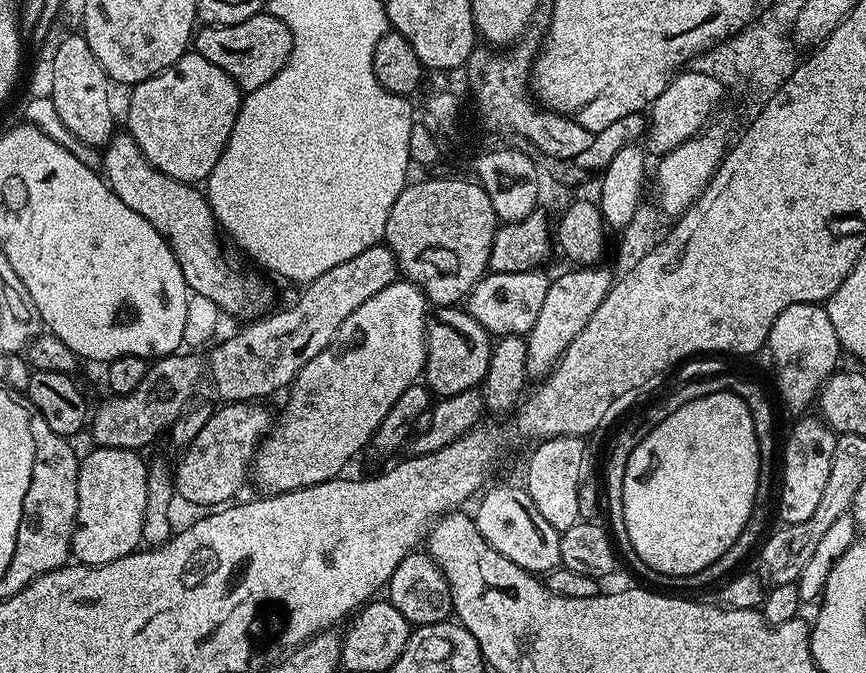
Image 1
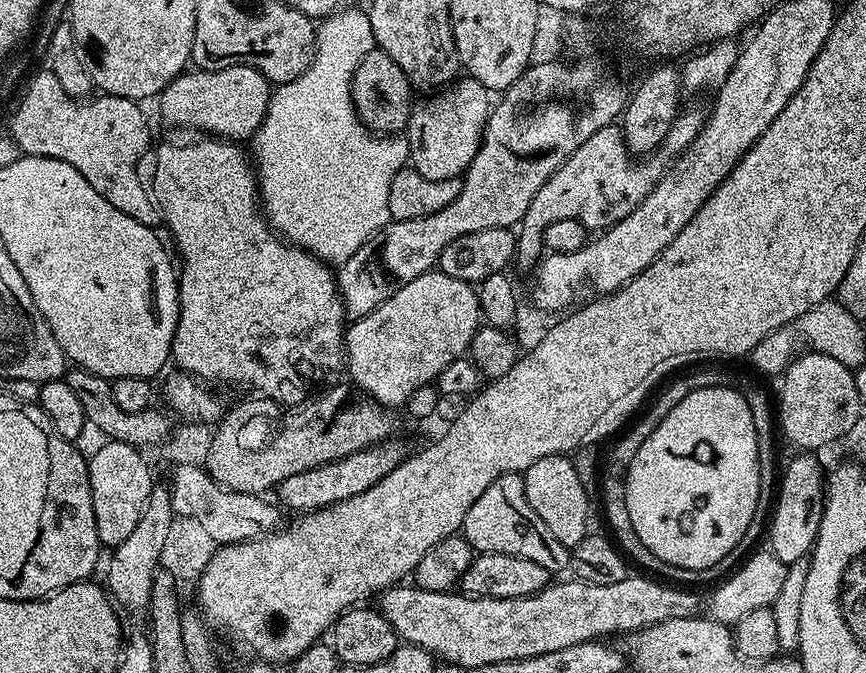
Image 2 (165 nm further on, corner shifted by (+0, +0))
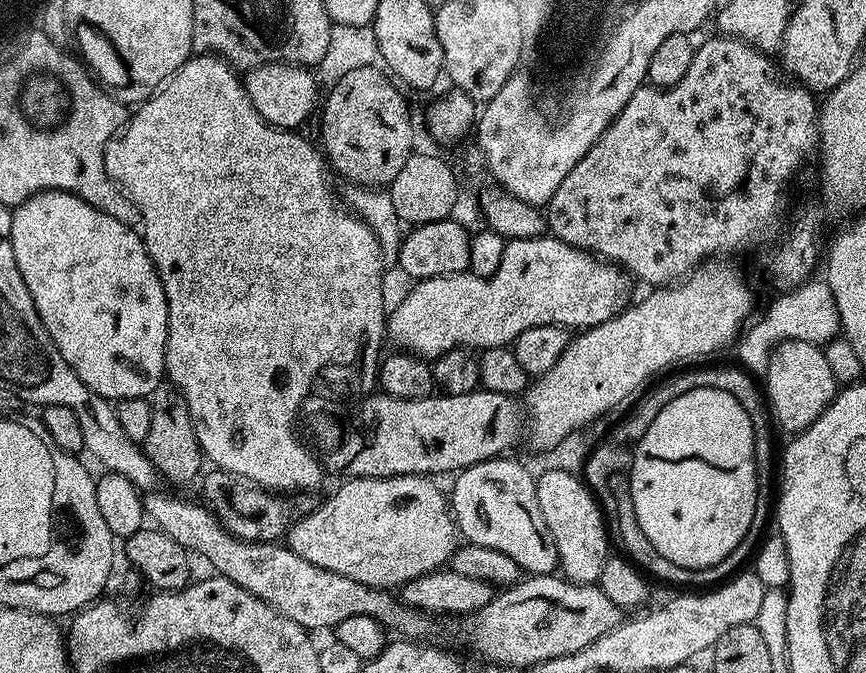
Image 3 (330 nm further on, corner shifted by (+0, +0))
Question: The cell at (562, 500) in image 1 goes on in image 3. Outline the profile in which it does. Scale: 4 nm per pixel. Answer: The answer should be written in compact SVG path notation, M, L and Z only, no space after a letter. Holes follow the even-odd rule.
M548 470L536 477L536 493L538 510L542 510L542 518L546 518L550 534L554 534L554 546L558 546L559 571L564 579L575 584L596 584L610 555L610 532L592 489L575 472Z

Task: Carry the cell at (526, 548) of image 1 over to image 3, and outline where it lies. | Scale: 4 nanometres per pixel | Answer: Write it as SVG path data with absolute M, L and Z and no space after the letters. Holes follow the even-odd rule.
M508 458L487 460L455 473L452 492L450 488L450 507L459 535L467 543L490 547L509 555L525 573L533 576L555 573L560 567L558 546L554 546L554 534L550 534L550 526L546 526L546 518L542 518L542 510L538 510L536 477L523 463L504 459Z

